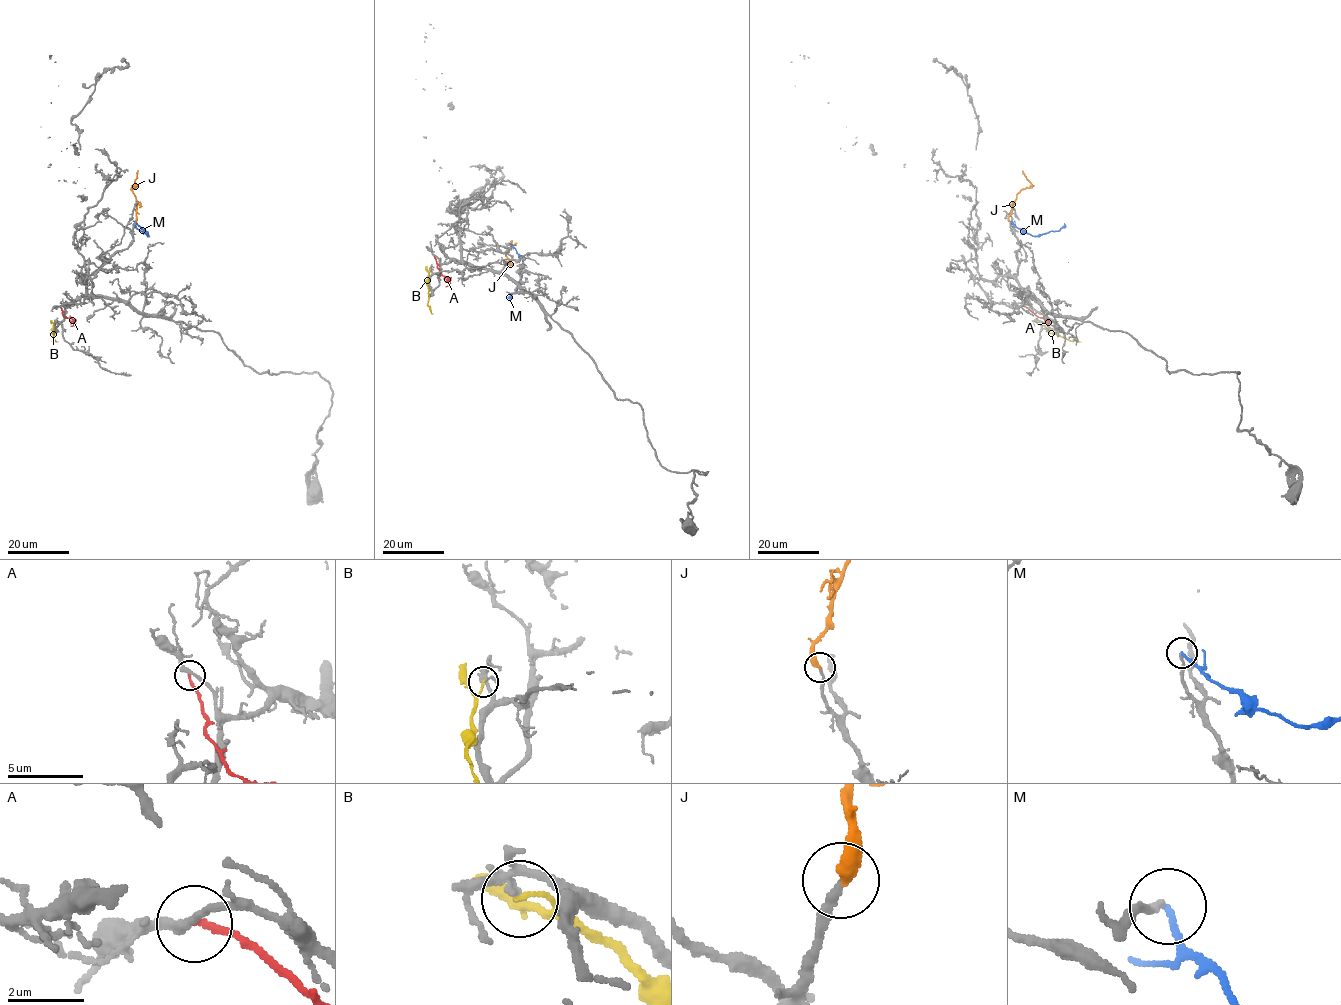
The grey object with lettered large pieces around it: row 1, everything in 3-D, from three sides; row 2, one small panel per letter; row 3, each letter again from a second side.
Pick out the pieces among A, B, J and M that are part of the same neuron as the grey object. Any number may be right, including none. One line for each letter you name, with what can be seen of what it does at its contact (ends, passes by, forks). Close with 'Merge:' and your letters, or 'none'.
J: it ends
Merge: J

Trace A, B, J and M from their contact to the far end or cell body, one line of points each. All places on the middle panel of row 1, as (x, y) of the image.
A: (434, 256), (437, 268), (450, 283), (445, 286)
B: (430, 269), (427, 305), (433, 314)
J: (510, 243), (506, 254), (510, 264), (512, 255)
M: (511, 243), (522, 259), (524, 267), (516, 291), (508, 297)

